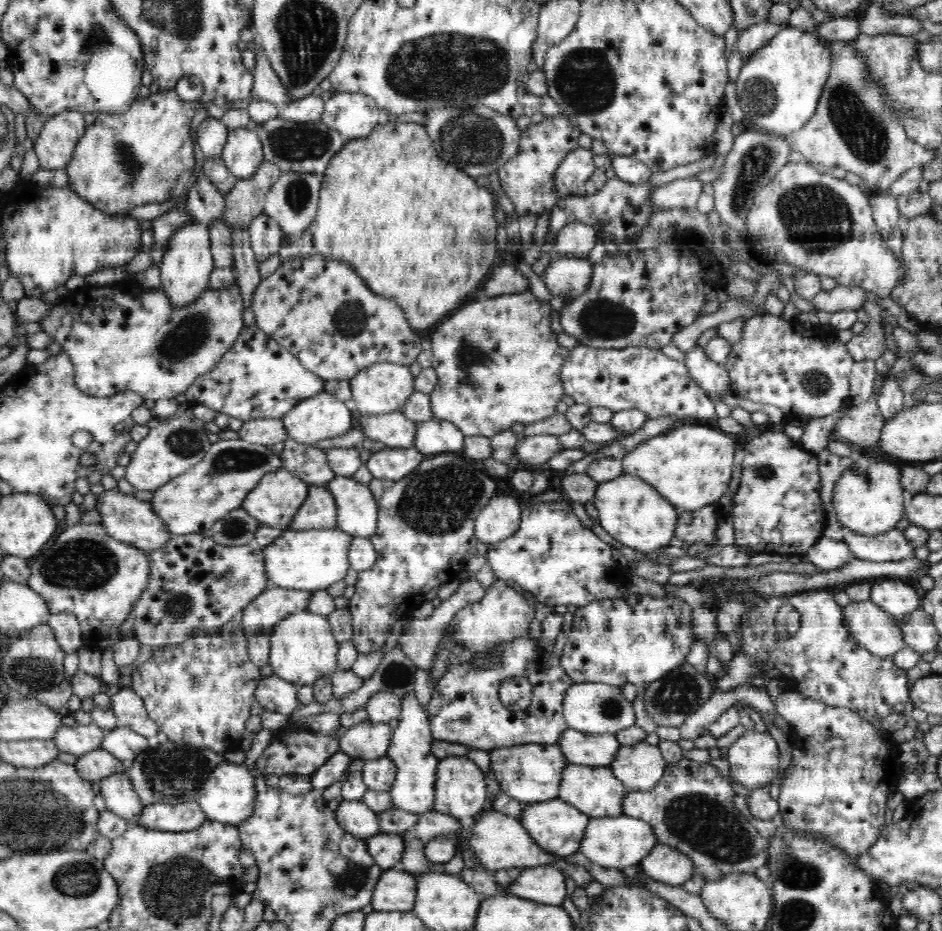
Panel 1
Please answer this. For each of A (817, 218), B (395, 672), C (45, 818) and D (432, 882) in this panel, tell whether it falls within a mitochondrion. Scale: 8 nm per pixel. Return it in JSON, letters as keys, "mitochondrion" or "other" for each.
{"A":"mitochondrion","B":"mitochondrion","C":"mitochondrion","D":"other"}

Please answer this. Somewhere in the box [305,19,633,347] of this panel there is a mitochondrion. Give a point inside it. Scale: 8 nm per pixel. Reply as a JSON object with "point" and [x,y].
{"point":[448,67]}

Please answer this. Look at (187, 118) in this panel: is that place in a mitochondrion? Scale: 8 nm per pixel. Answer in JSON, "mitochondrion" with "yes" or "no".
{"mitochondrion":"no"}

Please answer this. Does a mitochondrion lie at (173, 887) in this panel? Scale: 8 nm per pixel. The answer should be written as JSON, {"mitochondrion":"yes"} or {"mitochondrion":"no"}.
{"mitochondrion":"yes"}

